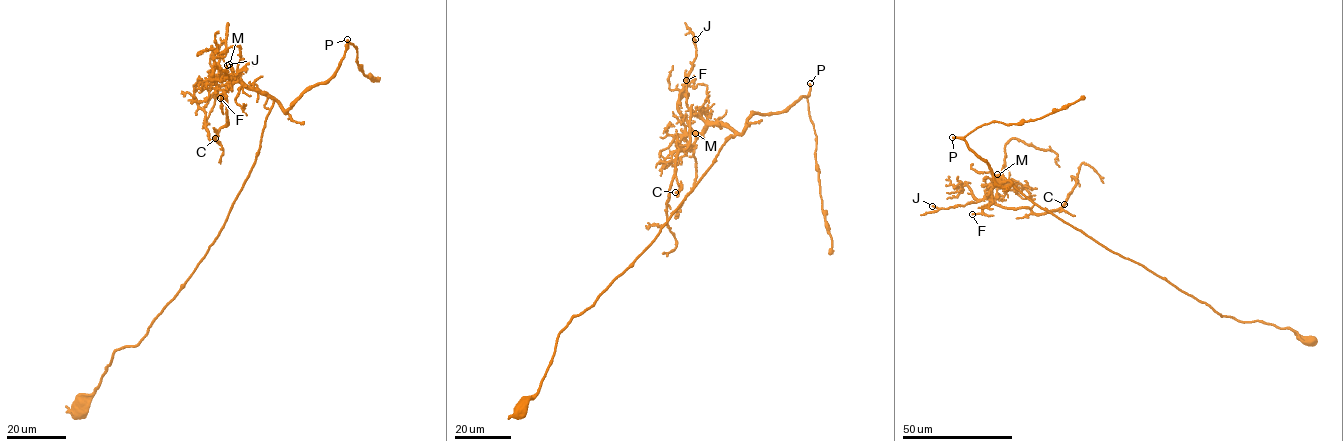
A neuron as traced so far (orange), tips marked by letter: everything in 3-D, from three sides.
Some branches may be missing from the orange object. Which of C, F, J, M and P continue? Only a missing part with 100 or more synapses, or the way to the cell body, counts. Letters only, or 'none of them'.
P

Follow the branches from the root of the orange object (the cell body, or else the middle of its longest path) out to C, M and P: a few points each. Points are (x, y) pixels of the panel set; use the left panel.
C: (77, 411), (113, 352), (138, 344), (218, 235), (274, 99), (236, 82), (225, 92), (228, 125), (215, 138)
M: (77, 411), (98, 386), (113, 352), (138, 344), (203, 257), (255, 159), (274, 99), (248, 88), (229, 64)
P: (77, 411), (113, 352), (138, 344), (218, 235), (275, 100), (287, 111), (328, 80), (347, 39)

